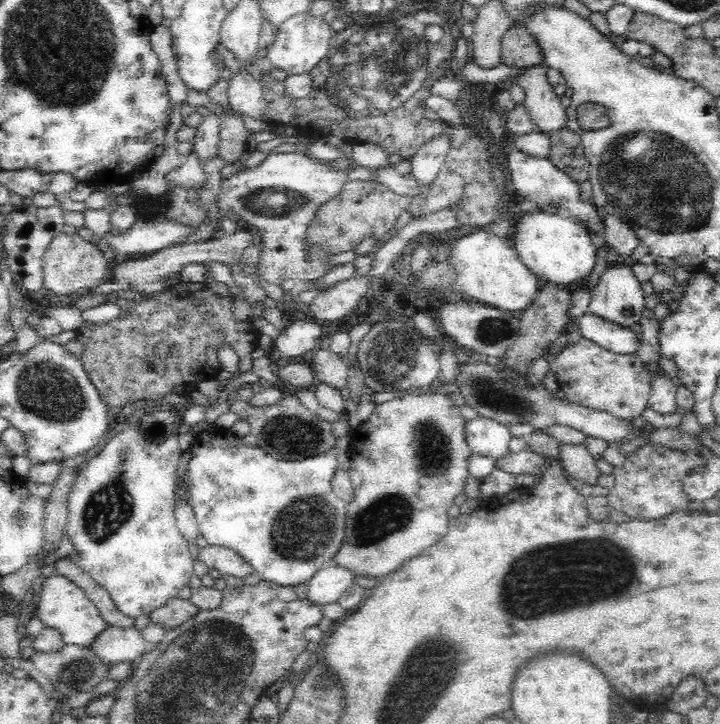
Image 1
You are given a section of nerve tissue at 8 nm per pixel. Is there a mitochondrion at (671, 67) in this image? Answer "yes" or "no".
no

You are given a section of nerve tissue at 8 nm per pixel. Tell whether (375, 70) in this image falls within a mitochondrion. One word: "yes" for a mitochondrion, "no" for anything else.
yes

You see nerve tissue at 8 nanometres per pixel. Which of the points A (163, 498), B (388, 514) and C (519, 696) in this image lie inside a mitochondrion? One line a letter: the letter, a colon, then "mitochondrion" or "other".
A: other
B: mitochondrion
C: other

